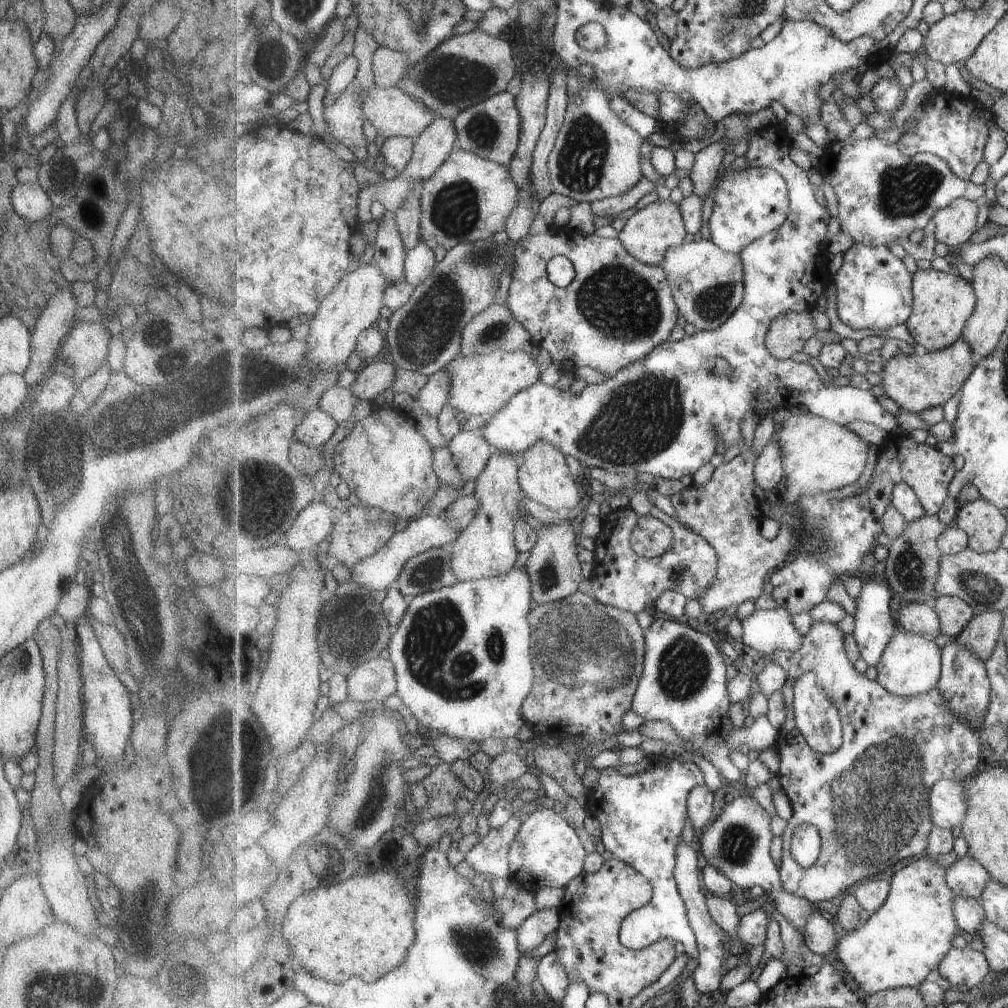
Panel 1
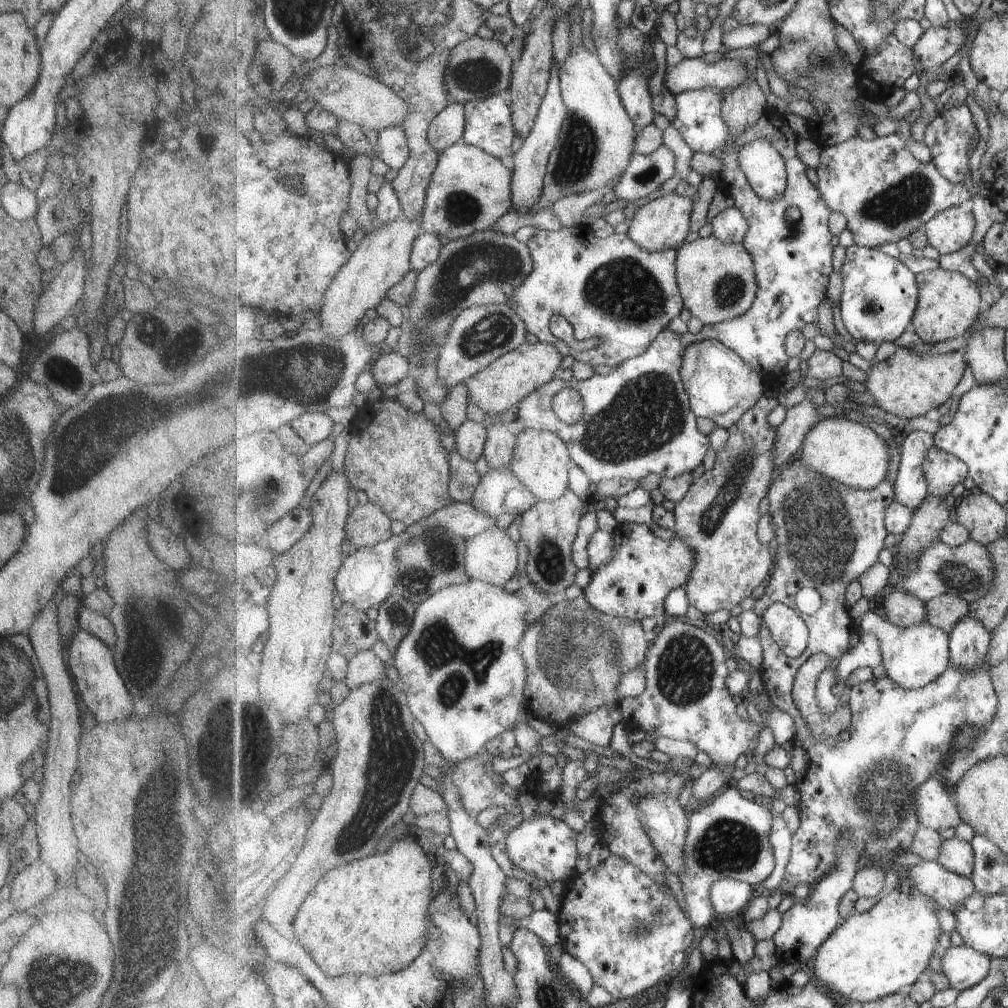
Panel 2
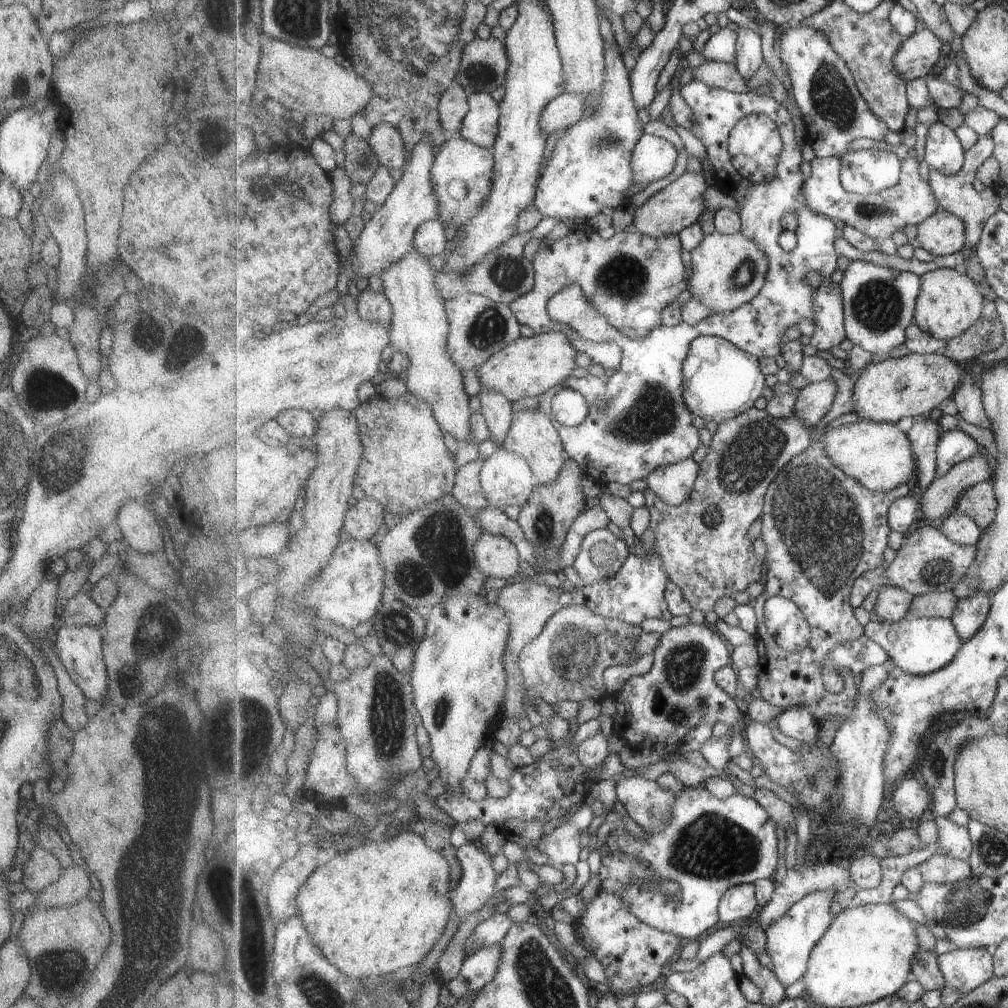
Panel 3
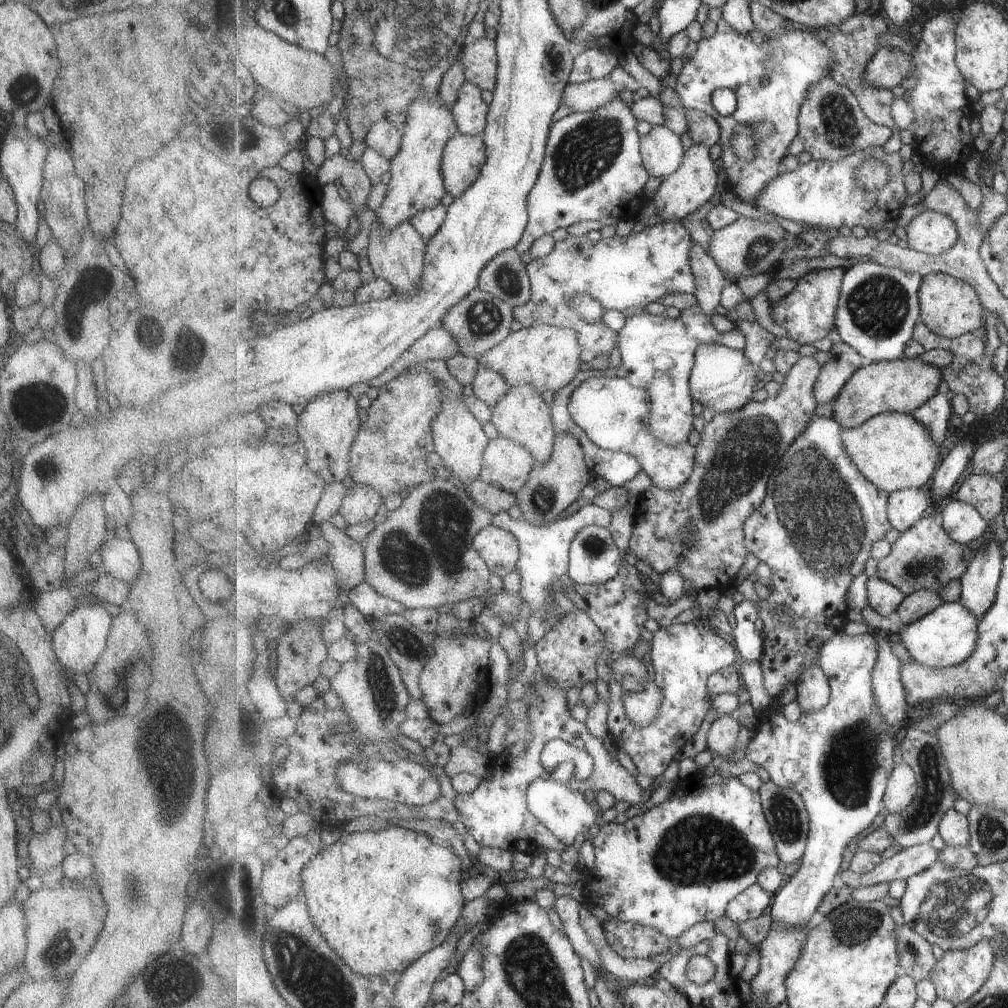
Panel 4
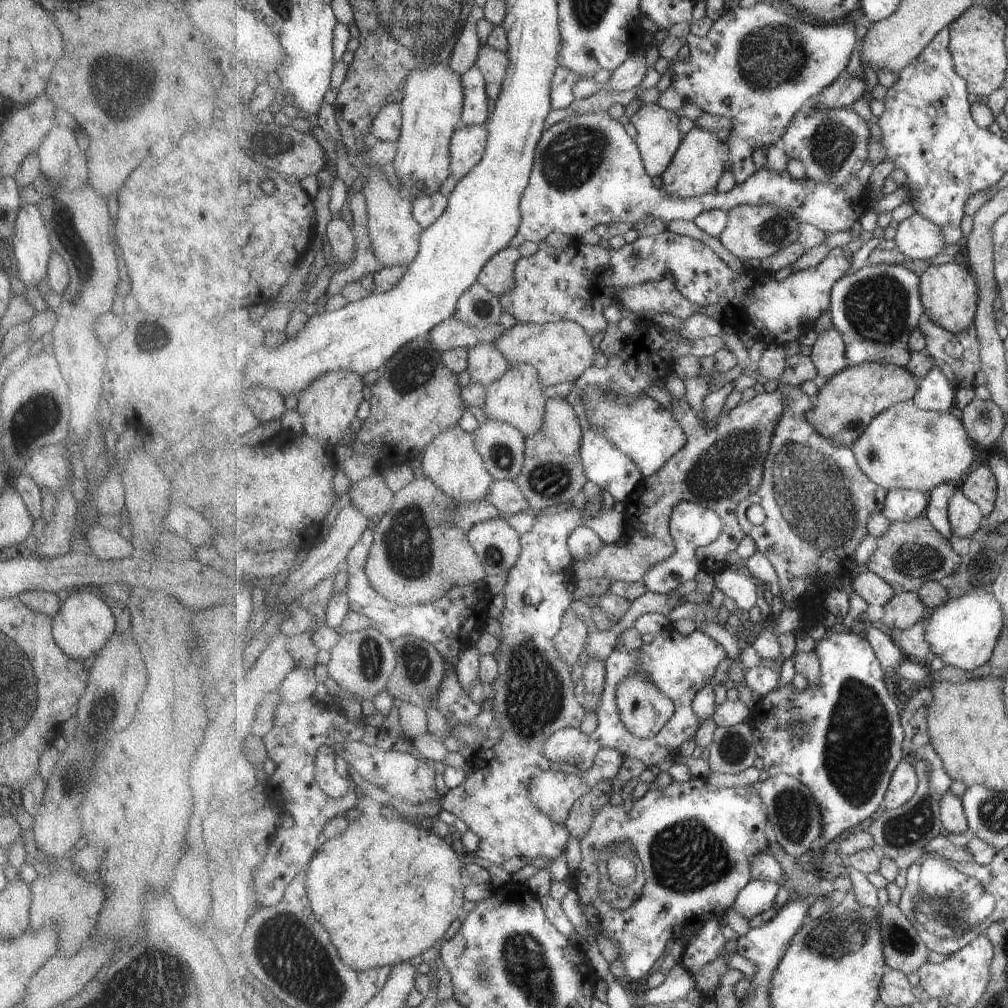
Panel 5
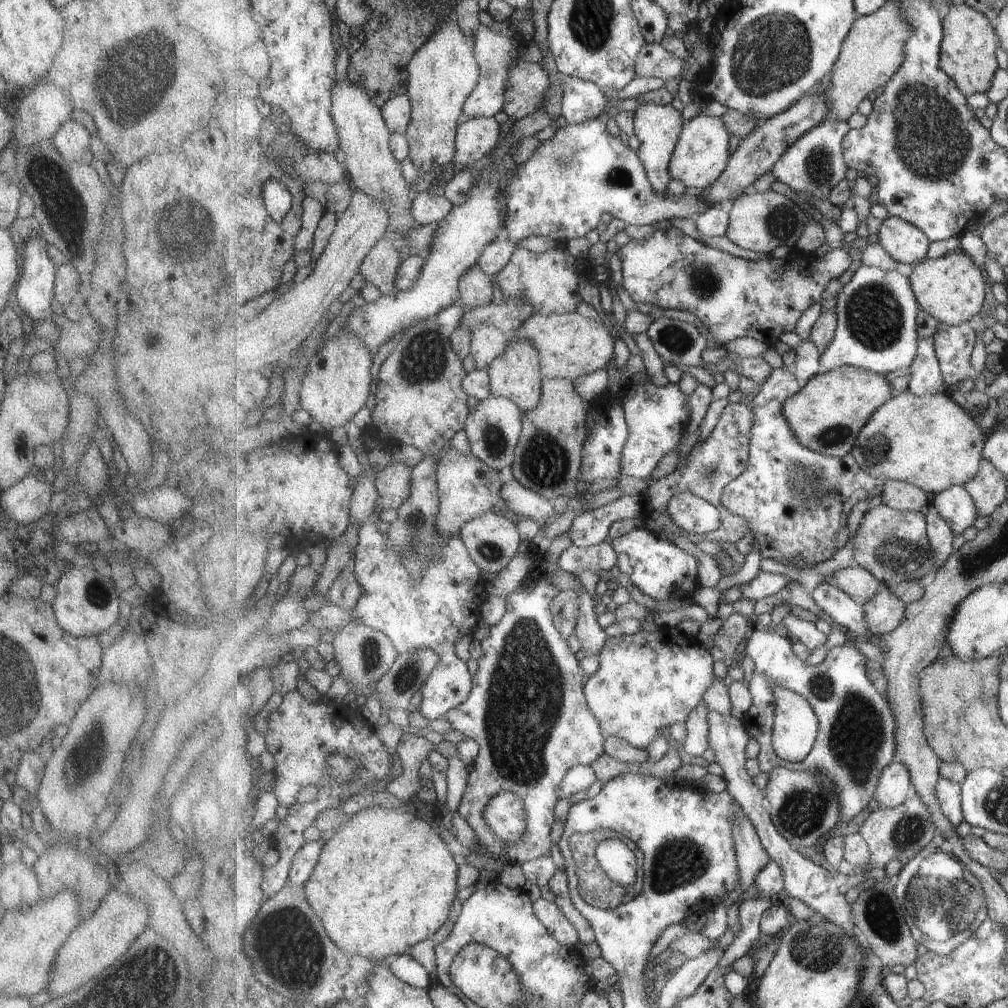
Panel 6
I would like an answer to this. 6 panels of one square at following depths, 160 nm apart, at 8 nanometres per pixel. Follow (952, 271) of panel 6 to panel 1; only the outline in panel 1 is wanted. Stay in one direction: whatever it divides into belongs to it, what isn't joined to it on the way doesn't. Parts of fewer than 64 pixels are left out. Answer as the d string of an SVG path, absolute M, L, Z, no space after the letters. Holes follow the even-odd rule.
M932 268L918 270L914 275L914 309L904 322L913 342L928 351L940 351L954 345L964 334L964 328L975 312L978 298L971 282Z

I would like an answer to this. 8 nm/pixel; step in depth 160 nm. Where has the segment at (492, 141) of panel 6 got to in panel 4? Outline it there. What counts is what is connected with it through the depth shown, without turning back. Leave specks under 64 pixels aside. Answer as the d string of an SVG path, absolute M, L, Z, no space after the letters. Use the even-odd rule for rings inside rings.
M458 132L449 142L444 150L442 162L442 173L445 181L446 191L454 199L463 196L469 188L476 183L485 163L488 162L488 148L485 144L484 135L469 136Z

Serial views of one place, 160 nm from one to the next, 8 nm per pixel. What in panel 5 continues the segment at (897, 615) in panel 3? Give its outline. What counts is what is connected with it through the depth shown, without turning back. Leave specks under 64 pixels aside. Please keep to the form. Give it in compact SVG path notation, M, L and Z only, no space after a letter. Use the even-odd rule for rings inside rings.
M871 571L857 574L852 579L852 586L867 604L883 608L896 594L891 584Z

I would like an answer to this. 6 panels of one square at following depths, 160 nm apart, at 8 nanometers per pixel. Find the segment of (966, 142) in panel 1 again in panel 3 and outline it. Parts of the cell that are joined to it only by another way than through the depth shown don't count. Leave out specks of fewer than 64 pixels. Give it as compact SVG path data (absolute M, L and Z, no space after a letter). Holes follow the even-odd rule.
M938 120L929 125L924 152L929 166L948 178L957 174L966 161L966 150L956 129L951 130Z

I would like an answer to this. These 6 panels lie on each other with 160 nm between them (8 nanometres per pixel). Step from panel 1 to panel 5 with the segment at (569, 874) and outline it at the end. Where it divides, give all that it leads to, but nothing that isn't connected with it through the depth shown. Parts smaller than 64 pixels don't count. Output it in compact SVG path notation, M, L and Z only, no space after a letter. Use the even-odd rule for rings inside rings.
M549 770L549 772L543 772L533 778L531 782L531 798L535 800L535 804L539 806L539 810L545 810L545 813L555 823L565 824L565 820L569 818L571 814L571 808L573 804L584 795L591 795L589 791L593 790L593 787L589 786L589 782L585 782L585 778L579 778L575 774L565 774L556 770Z

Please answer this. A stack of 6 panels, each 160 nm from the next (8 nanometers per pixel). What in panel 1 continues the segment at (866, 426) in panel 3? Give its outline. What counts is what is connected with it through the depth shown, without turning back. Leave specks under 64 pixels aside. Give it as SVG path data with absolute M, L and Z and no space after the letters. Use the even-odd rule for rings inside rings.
M808 412L806 415L791 415L773 433L772 440L780 445L784 456L786 478L781 502L798 502L808 496L828 493L847 484L856 485L867 466L869 443L839 423Z

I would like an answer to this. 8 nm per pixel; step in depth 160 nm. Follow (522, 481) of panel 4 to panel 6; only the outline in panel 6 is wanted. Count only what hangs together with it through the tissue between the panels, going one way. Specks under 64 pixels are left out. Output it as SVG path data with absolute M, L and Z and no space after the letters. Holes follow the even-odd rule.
M490 396L480 401L471 410L464 428L471 452L496 471L512 466L516 459L516 448L522 435L524 413L515 401L505 397Z

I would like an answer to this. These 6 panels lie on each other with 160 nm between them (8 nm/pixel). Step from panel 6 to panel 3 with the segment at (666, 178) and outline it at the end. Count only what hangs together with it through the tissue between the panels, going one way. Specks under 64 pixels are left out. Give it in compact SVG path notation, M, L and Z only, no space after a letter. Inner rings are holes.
M644 134L634 148L632 167L635 182L651 184L671 174L677 166L677 148L661 137Z

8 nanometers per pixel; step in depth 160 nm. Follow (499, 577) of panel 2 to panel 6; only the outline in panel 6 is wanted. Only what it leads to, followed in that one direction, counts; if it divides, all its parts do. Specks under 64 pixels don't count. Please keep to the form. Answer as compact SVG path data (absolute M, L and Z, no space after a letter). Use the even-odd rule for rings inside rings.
M491 510L483 516L465 523L459 536L463 539L473 560L487 574L497 574L503 568L507 568L509 562L519 554L519 546L521 546L521 534L517 530L517 526L507 518L506 511L495 512Z

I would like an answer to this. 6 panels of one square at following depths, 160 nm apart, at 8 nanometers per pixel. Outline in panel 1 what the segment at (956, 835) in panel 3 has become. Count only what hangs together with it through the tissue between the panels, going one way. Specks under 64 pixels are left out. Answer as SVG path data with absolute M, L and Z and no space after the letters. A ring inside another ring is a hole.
M967 855L948 868L948 883L956 895L977 899L979 902L992 876L974 858Z

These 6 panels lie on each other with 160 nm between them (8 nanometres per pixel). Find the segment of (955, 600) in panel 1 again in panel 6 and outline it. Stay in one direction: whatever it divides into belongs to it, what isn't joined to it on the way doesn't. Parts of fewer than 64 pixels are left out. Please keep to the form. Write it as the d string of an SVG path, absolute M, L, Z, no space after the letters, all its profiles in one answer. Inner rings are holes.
M886 588L865 606L872 634L884 635L893 632L904 622L908 603L897 596L897 593Z

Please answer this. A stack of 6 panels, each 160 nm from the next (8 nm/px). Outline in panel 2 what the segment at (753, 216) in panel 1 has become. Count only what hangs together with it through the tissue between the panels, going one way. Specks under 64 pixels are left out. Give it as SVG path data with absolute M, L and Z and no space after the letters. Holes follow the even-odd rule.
M757 139L745 146L739 144L739 164L745 172L753 192L759 198L767 201L780 201L788 190L788 168L784 156L767 139ZM737 206L719 212L712 220L713 236L724 243L743 243L748 235L748 218Z

